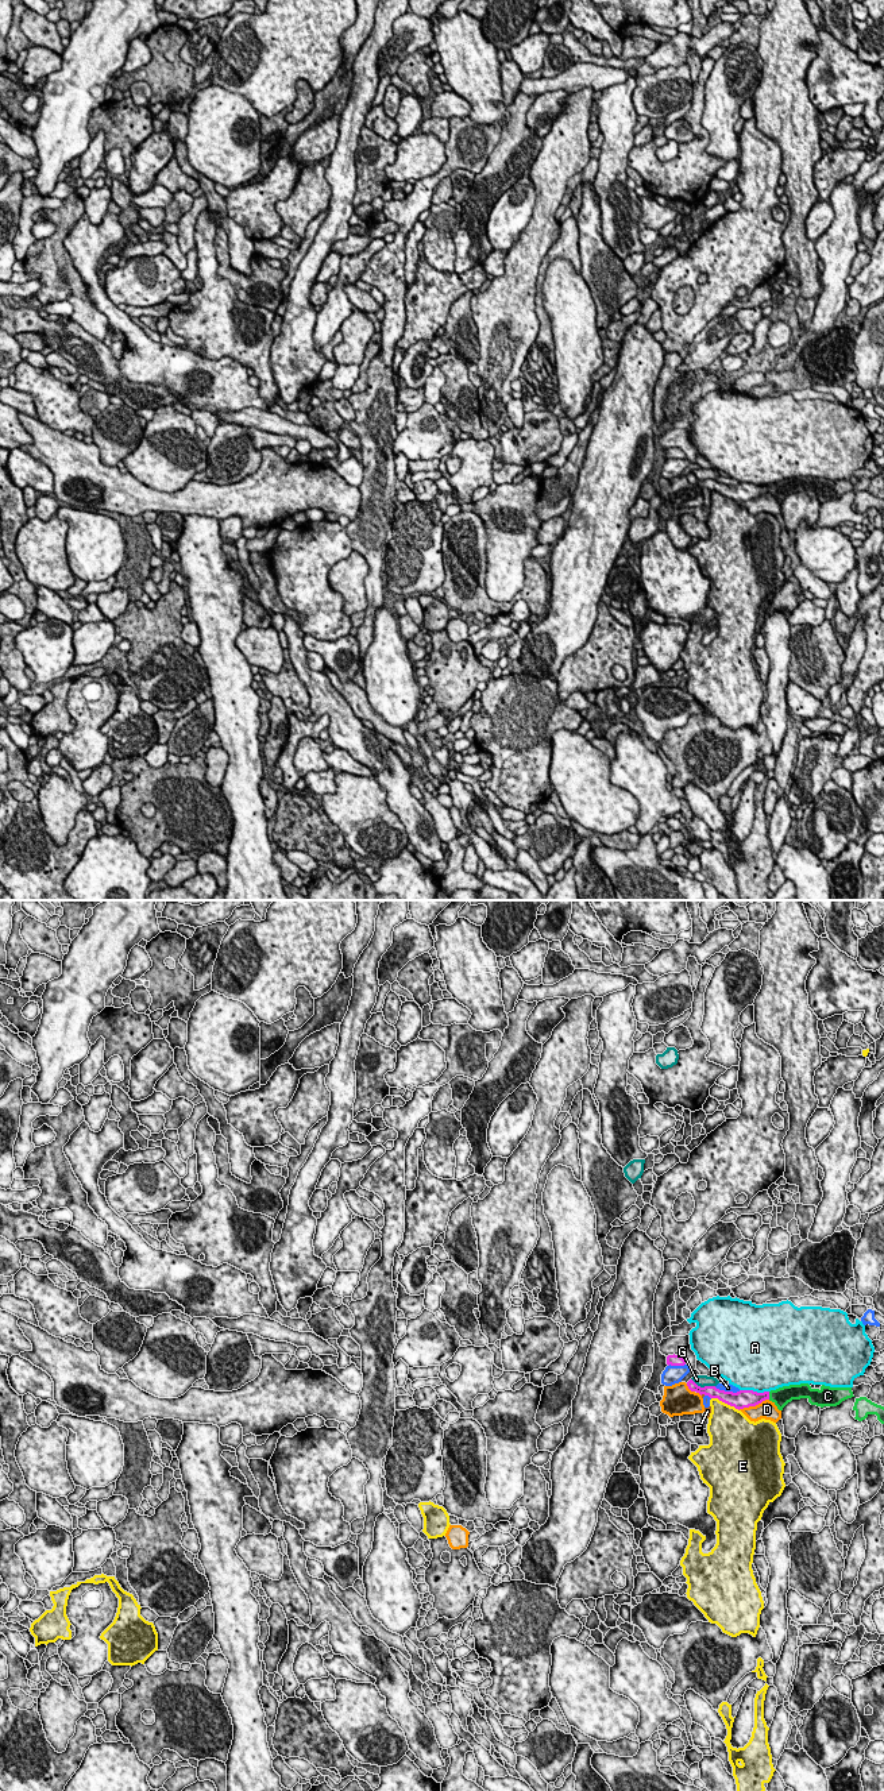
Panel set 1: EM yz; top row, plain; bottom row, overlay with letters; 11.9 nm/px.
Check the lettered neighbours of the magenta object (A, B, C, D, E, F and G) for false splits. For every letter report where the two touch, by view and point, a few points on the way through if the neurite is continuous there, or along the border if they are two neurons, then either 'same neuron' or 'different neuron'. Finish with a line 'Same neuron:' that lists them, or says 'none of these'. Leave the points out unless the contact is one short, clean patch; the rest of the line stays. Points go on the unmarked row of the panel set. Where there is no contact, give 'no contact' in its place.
A: contact yz (755, 485); different neuron
B: contact yz (728, 485); different neuron
C: contact yz (768, 489); different neuron
D: contact yz (753, 498); different neuron
E: contact yz (725, 496); different neuron
F: contact yz (703, 486); border yz (701, 487), (705, 487); different neuron
G: contact yz (705, 479); different neuron
Same neuron: none of these

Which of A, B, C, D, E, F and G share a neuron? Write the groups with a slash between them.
A / B F / C / D / E / G

